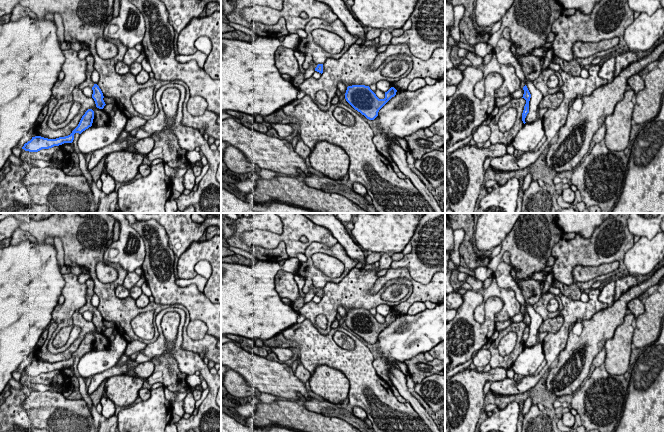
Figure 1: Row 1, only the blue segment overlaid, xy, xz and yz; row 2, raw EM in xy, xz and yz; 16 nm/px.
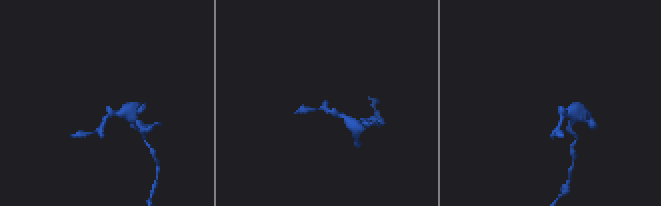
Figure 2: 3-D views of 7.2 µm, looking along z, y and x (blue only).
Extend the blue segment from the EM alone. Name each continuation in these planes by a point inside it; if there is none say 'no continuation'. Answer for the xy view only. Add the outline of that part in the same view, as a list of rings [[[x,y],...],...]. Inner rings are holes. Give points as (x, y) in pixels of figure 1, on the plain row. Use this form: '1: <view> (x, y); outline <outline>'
1: xy (88, 306); outline [[[89,278],[86,282],[87,292],[86,292],[86,303],[79,309],[79,313],[83,314],[85,311],[92,312],[94,310],[94,306],[91,303],[92,296],[94,294],[94,282],[91,278]]]

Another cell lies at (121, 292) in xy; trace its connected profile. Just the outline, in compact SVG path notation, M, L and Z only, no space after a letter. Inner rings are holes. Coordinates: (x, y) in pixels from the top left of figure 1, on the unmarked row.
M119 285L115 290L116 296L120 299L124 299L130 296L130 291L125 288L123 285Z

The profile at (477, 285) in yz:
M468 276L465 282L467 282L476 292L483 290L483 282L475 277Z

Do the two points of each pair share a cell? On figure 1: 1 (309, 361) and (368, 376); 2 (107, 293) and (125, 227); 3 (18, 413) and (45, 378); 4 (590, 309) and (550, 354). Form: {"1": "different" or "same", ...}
{"1": "same", "2": "different", "3": "same", "4": "same"}

